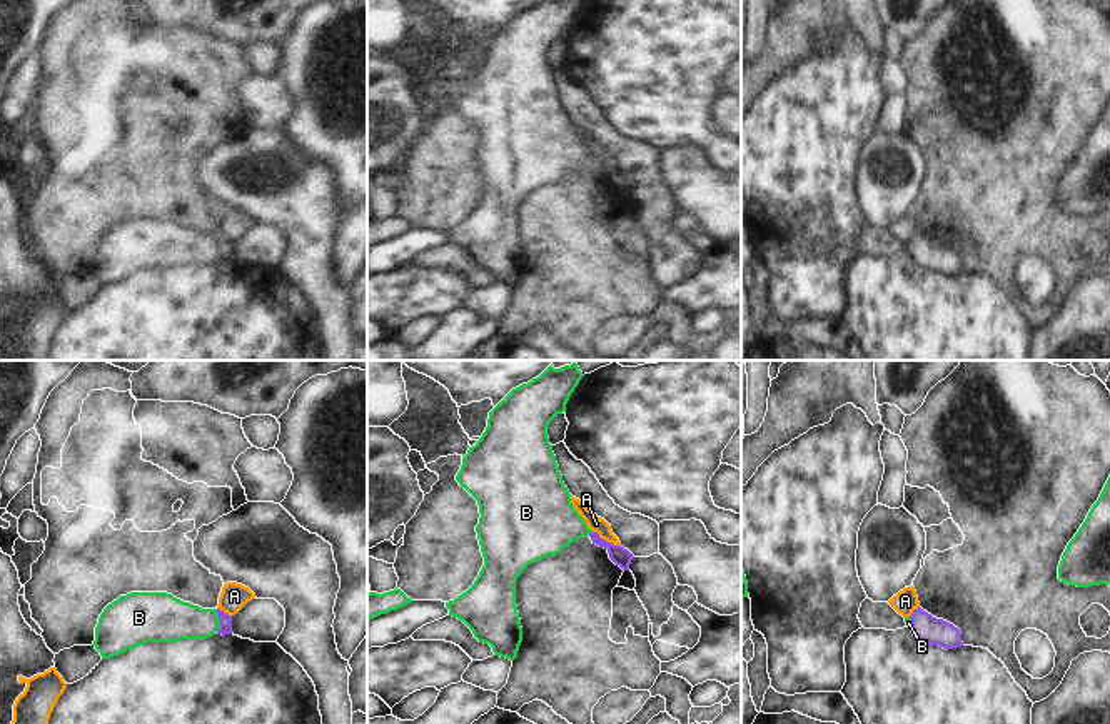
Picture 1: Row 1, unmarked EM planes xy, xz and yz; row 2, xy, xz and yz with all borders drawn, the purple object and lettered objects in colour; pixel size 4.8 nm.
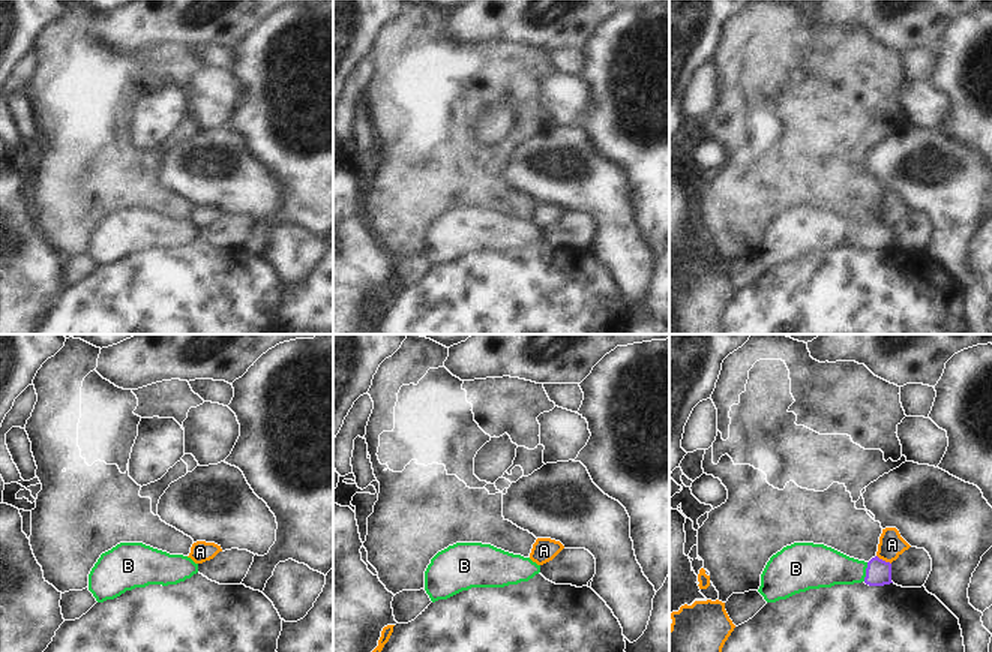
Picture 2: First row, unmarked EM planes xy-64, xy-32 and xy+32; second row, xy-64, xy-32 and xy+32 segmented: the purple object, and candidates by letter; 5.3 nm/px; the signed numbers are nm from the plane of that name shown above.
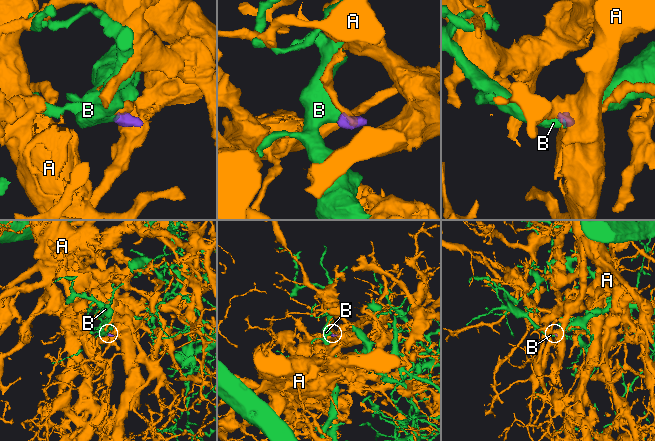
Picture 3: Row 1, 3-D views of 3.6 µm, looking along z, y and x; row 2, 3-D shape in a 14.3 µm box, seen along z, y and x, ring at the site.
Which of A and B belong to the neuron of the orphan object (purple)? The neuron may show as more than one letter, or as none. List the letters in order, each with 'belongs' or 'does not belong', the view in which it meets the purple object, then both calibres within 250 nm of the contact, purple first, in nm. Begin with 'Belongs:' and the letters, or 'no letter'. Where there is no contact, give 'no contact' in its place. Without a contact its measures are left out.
Belongs: B
A: does not belong; meets purple in xz; 90 nm thick on the purple side, 80 nm on the other
B: belongs; meets purple in xy; 60 nm thick on the purple side, 220 nm on the other

